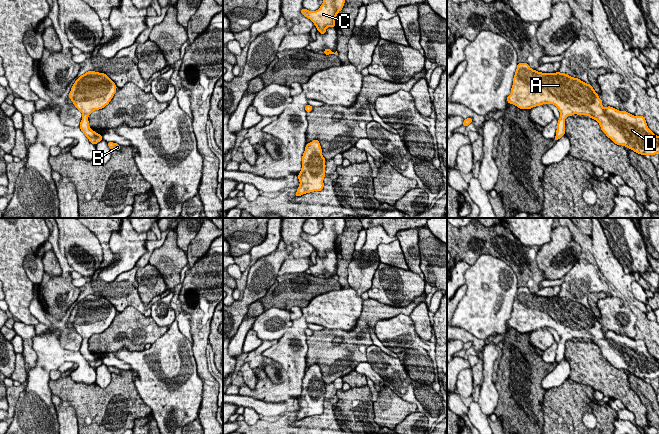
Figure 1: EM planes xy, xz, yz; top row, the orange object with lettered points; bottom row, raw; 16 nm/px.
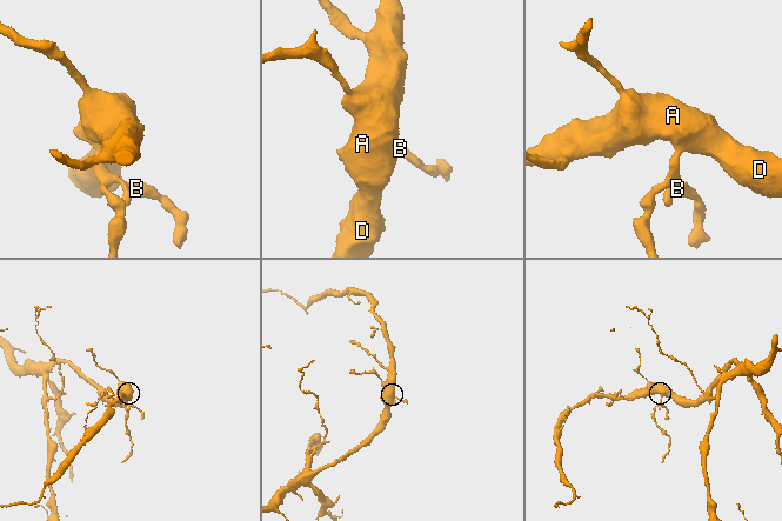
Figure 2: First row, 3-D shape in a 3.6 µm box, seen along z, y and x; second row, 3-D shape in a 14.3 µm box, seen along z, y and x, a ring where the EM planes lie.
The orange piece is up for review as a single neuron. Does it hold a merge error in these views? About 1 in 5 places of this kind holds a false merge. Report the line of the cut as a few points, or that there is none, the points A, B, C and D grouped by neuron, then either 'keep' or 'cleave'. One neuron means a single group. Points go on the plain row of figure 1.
no cut | A B C D | keep

